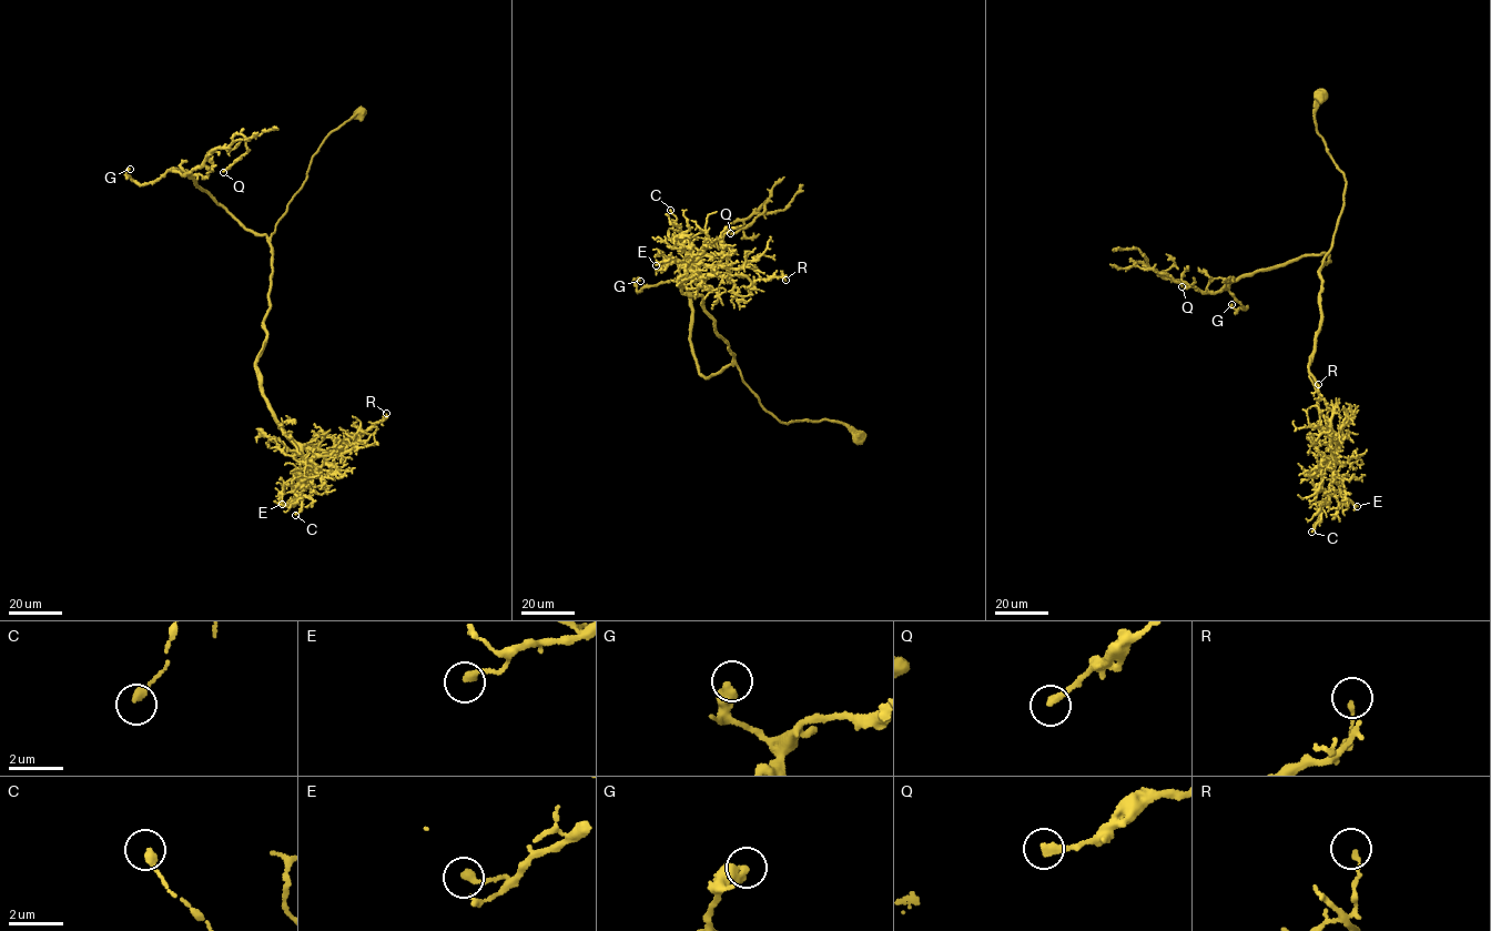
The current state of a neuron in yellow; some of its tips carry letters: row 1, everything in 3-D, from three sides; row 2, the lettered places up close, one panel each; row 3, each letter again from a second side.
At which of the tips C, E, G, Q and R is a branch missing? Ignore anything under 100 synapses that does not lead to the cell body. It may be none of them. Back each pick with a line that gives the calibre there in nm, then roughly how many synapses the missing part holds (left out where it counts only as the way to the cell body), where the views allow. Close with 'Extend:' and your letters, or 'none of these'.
Extend: none of these

